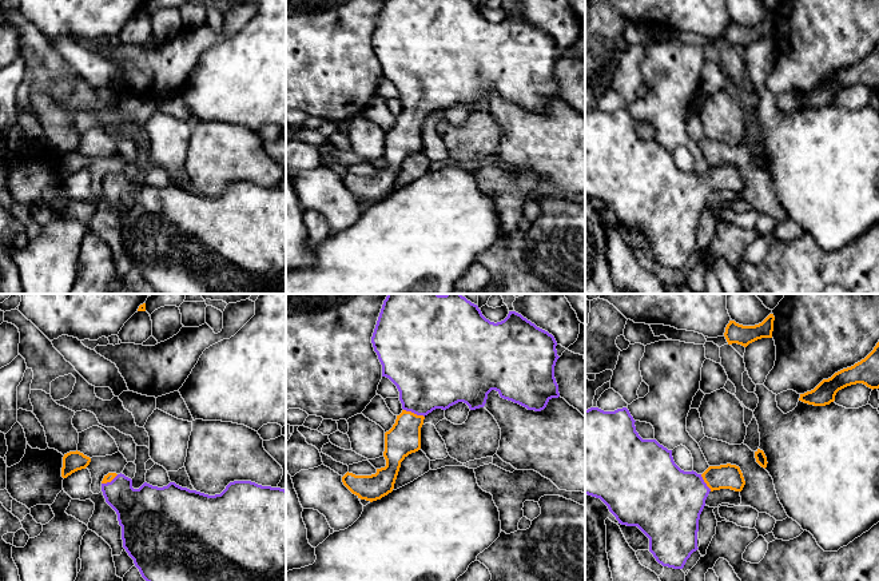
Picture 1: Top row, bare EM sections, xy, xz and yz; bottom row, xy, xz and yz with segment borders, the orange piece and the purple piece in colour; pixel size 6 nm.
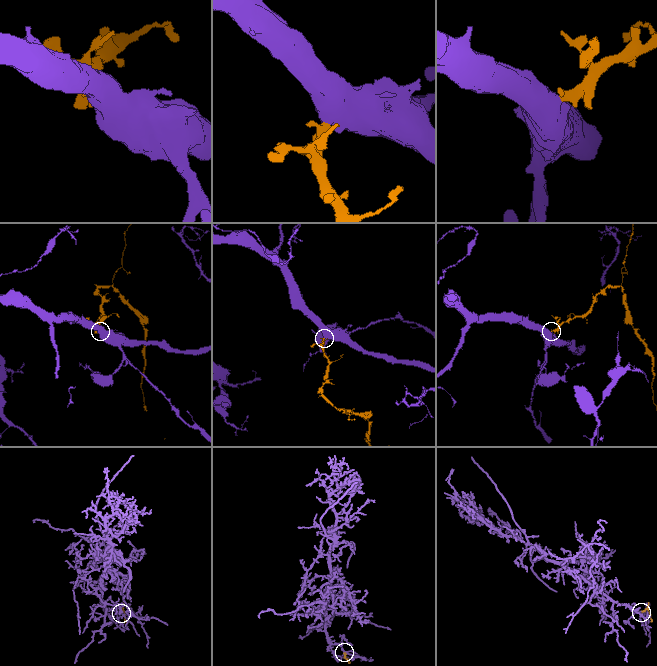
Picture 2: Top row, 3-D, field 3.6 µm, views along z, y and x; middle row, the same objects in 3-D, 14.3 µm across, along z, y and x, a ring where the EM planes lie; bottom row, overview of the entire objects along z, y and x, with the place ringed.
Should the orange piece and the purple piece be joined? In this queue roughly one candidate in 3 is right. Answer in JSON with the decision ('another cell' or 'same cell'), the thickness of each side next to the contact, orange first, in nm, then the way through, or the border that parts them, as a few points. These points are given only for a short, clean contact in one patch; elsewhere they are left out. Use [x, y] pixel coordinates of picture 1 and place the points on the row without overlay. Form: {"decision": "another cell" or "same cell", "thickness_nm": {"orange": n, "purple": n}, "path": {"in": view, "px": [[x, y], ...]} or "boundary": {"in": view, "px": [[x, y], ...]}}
{"decision": "same cell", "thickness_nm": {"orange": 200, "purple": 400}, "path": {"in": "xz", "px": [[404, 139], [413, 114], [428, 75]]}}

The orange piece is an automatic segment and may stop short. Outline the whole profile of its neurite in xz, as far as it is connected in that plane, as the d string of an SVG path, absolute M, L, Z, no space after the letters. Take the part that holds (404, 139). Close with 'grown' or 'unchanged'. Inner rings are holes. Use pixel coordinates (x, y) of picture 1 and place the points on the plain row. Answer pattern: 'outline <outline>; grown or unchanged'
outline M385 0L371 44L382 65L382 77L397 87L403 111L397 116L393 128L385 134L386 167L377 170L371 176L355 176L347 172L342 178L343 186L353 195L370 203L393 192L401 163L421 150L421 128L425 118L433 111L446 111L458 103L466 104L470 111L484 108L492 91L501 99L534 112L544 111L552 99L560 98L554 79L554 67L560 59L554 37L516 12L509 12L504 21L494 24L468 0Z; grown

